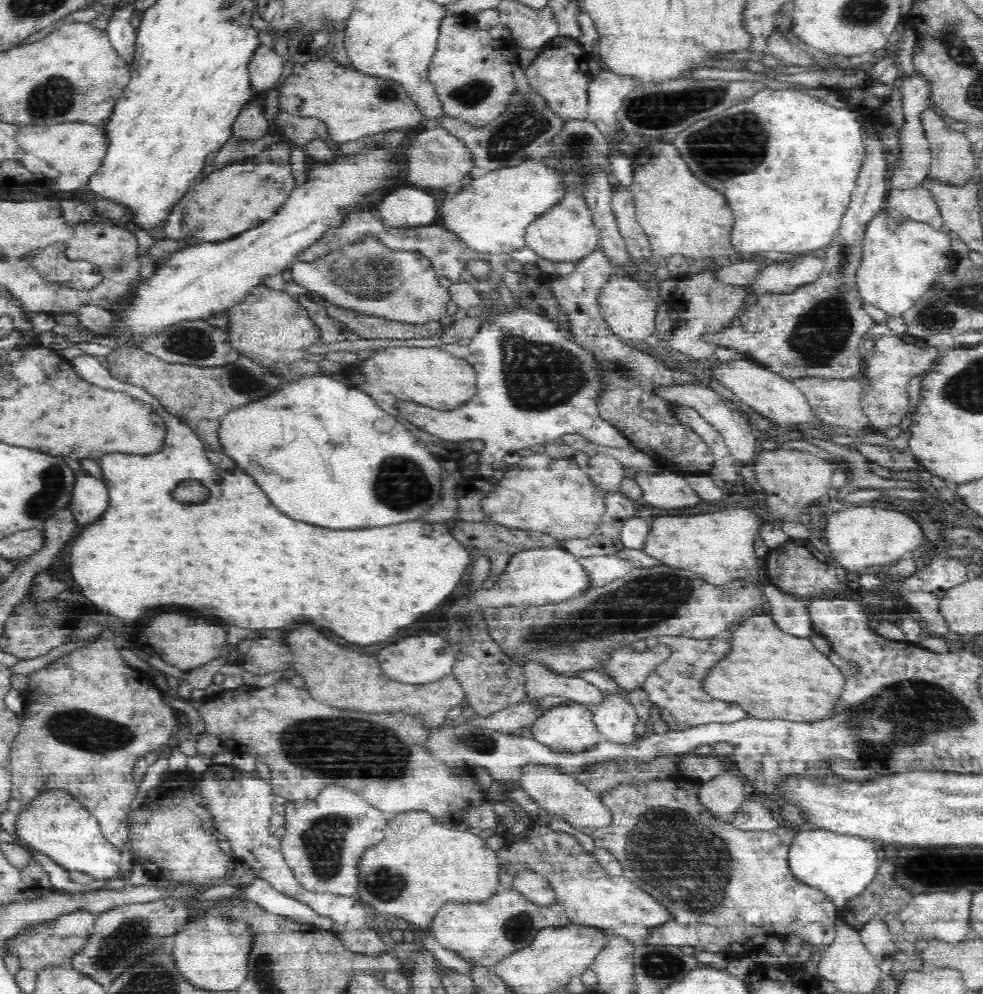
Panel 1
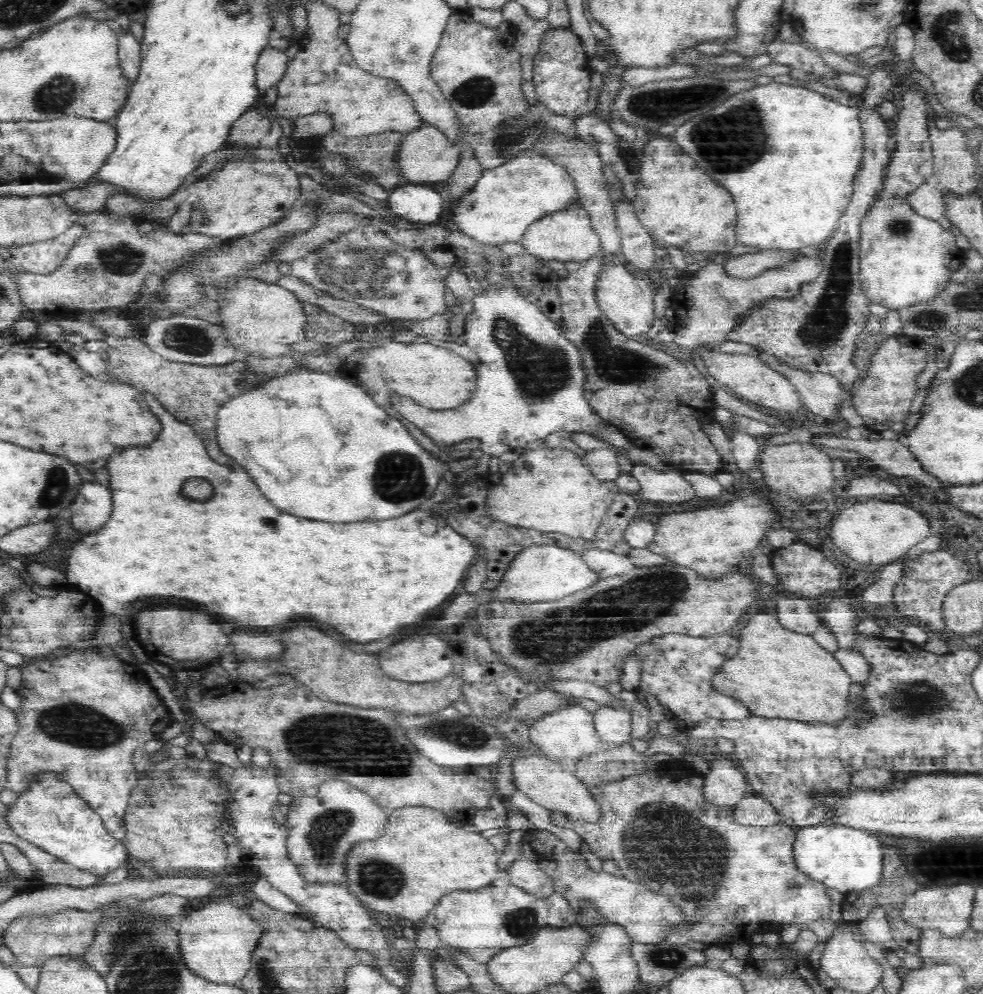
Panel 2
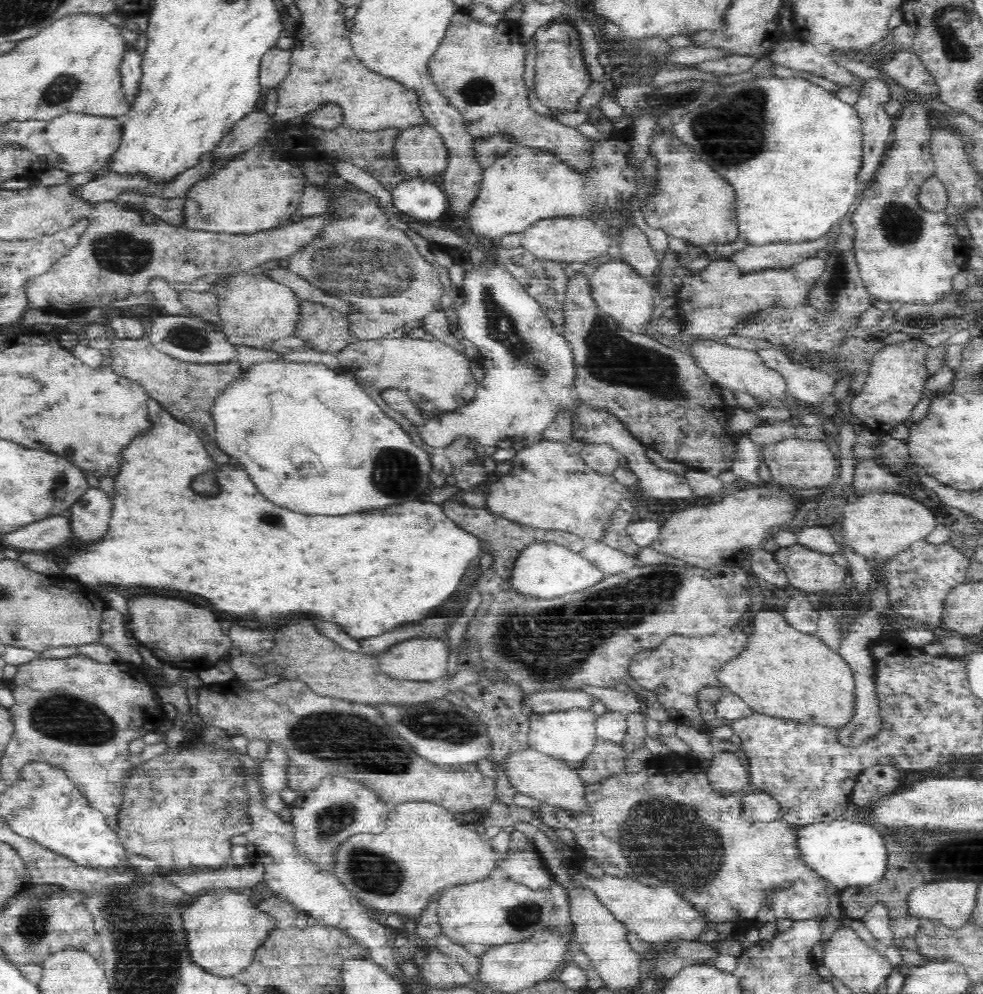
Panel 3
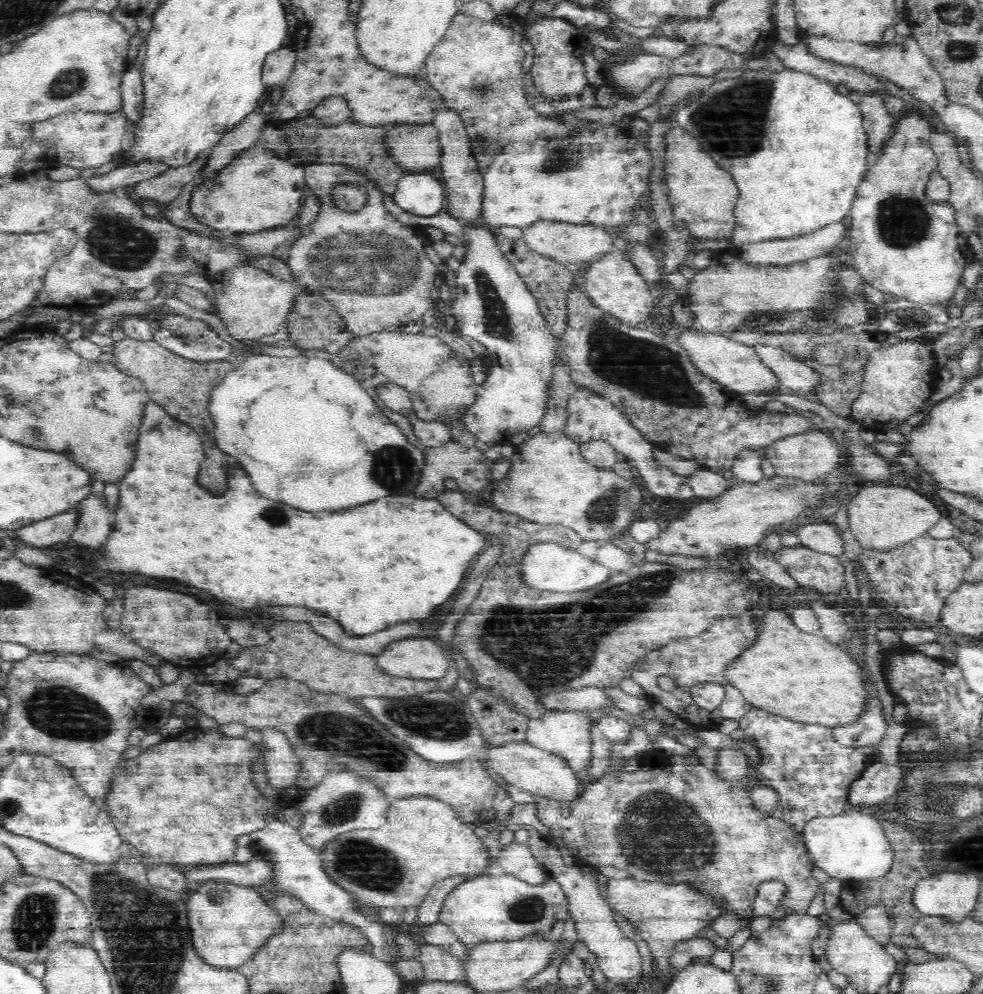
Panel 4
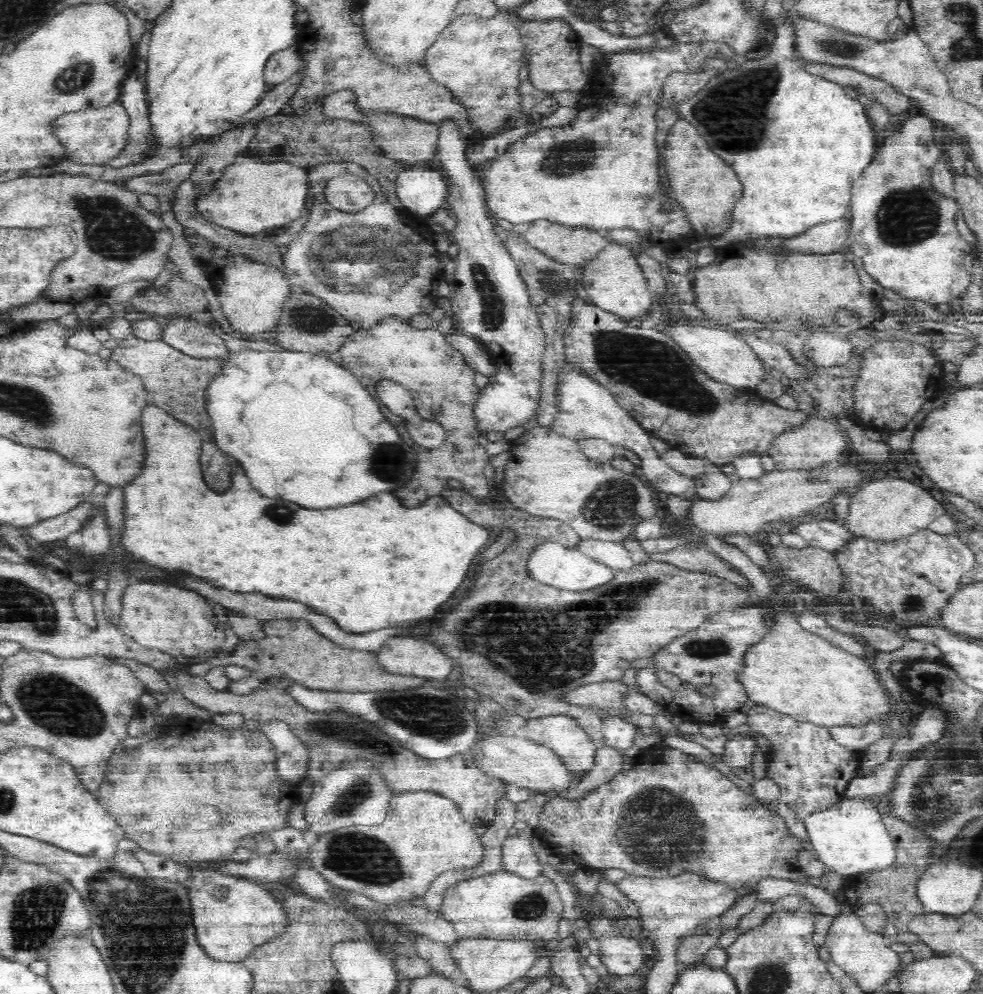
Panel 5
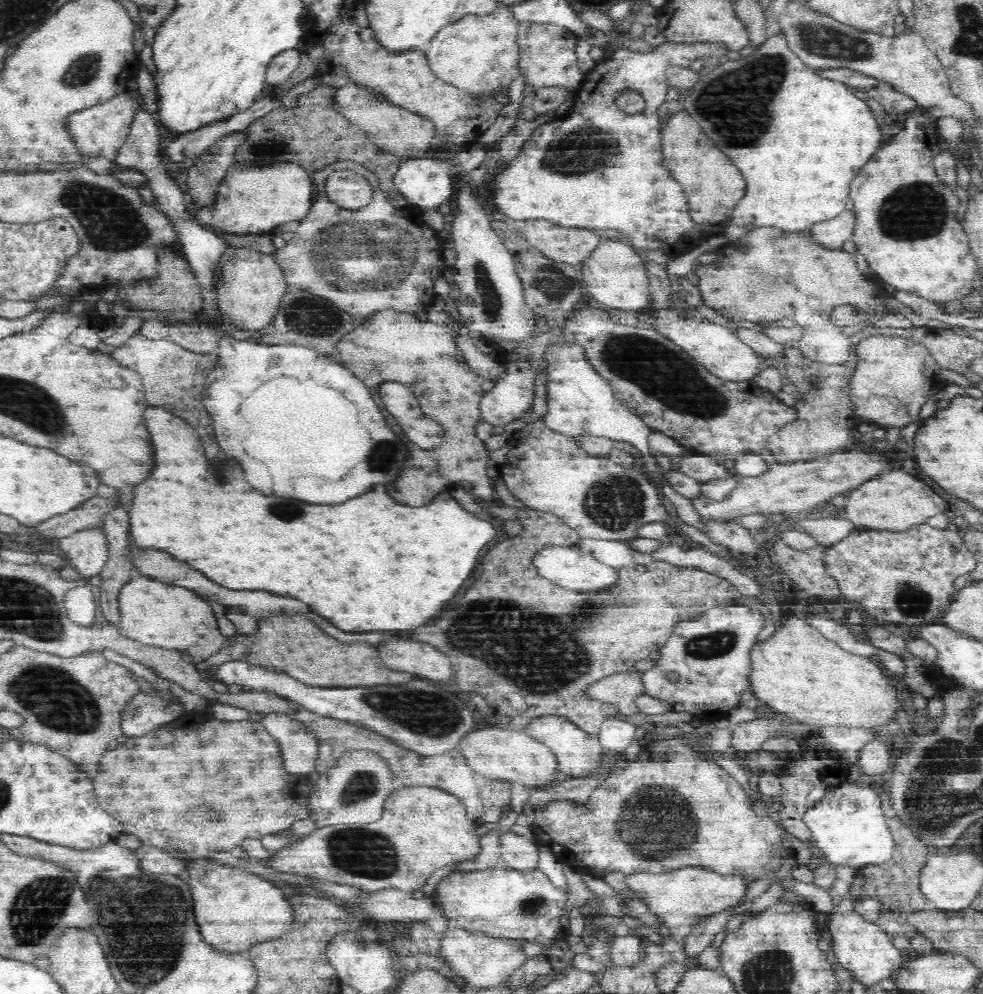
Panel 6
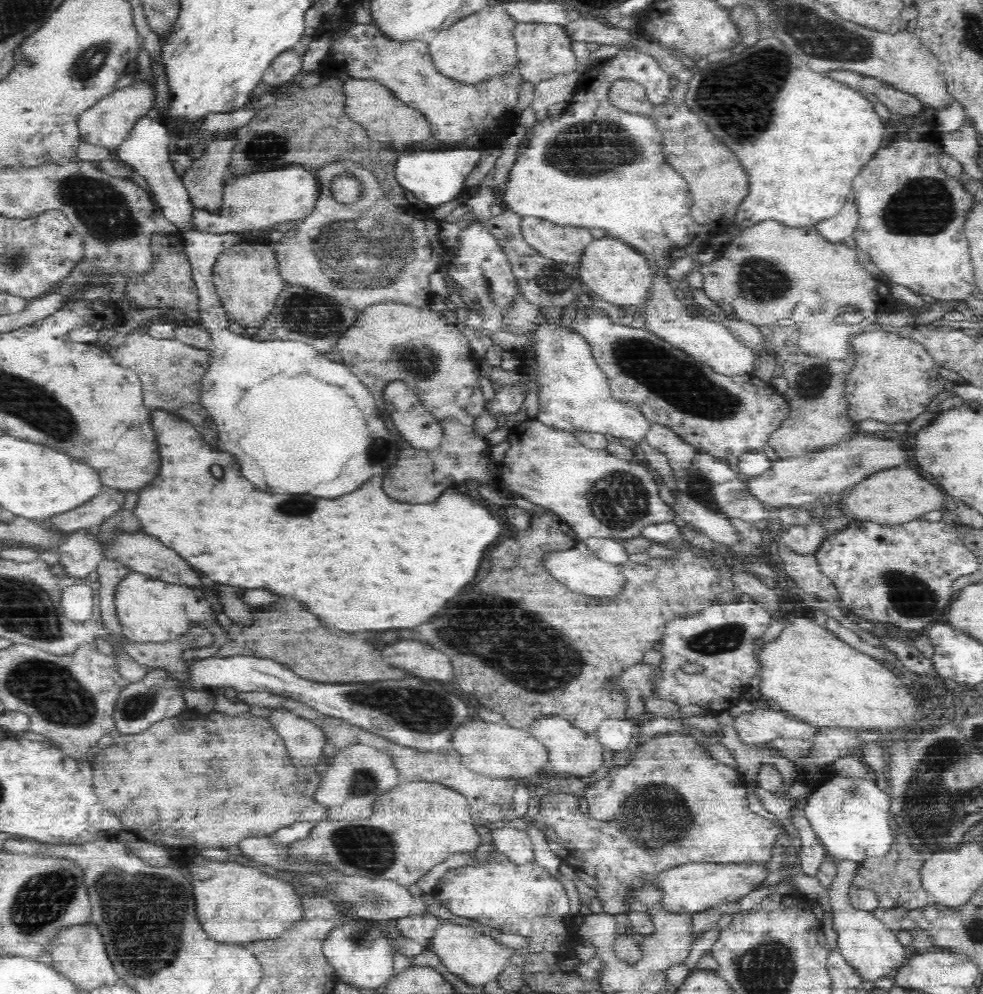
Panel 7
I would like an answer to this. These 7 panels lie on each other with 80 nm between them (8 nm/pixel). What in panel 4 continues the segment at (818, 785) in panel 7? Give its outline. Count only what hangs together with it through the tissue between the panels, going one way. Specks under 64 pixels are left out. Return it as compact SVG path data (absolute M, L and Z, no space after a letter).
M847 804L841 812L813 817L805 825L802 836L811 861L830 877L843 881L882 876L894 862L894 846L881 822L858 805Z

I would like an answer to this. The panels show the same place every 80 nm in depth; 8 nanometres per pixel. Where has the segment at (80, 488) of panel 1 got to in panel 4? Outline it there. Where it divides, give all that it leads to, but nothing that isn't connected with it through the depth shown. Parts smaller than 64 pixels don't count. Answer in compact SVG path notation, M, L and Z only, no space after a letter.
M94 494L84 499L78 507L83 509L82 518L69 540L78 546L100 550L106 546L113 532L112 516L108 507Z

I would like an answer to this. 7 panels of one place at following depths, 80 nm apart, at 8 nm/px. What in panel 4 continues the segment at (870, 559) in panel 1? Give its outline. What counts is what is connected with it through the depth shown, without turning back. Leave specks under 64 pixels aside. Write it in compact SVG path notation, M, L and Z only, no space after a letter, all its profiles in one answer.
M870 482L854 489L848 499L849 528L860 545L872 548L896 548L912 538L928 532L940 518L936 504L908 486L893 486L889 482Z

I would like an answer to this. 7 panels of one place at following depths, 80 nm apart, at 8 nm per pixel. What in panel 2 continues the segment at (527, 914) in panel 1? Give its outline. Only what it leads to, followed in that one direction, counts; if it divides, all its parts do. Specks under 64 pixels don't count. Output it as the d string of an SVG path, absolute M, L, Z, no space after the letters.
M496 883L476 889L457 889L441 896L433 910L435 927L439 930L443 946L462 948L472 954L476 962L484 965L501 948L526 944L541 928L566 928L576 923L576 912L559 890L541 896L514 884Z

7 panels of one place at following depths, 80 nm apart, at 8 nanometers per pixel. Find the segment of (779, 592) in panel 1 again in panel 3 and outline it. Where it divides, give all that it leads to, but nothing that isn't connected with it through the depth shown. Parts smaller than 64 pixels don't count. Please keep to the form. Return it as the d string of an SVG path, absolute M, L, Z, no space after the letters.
M806 594L791 597L783 611L786 621L799 632L816 634L819 628L818 611L812 607Z

